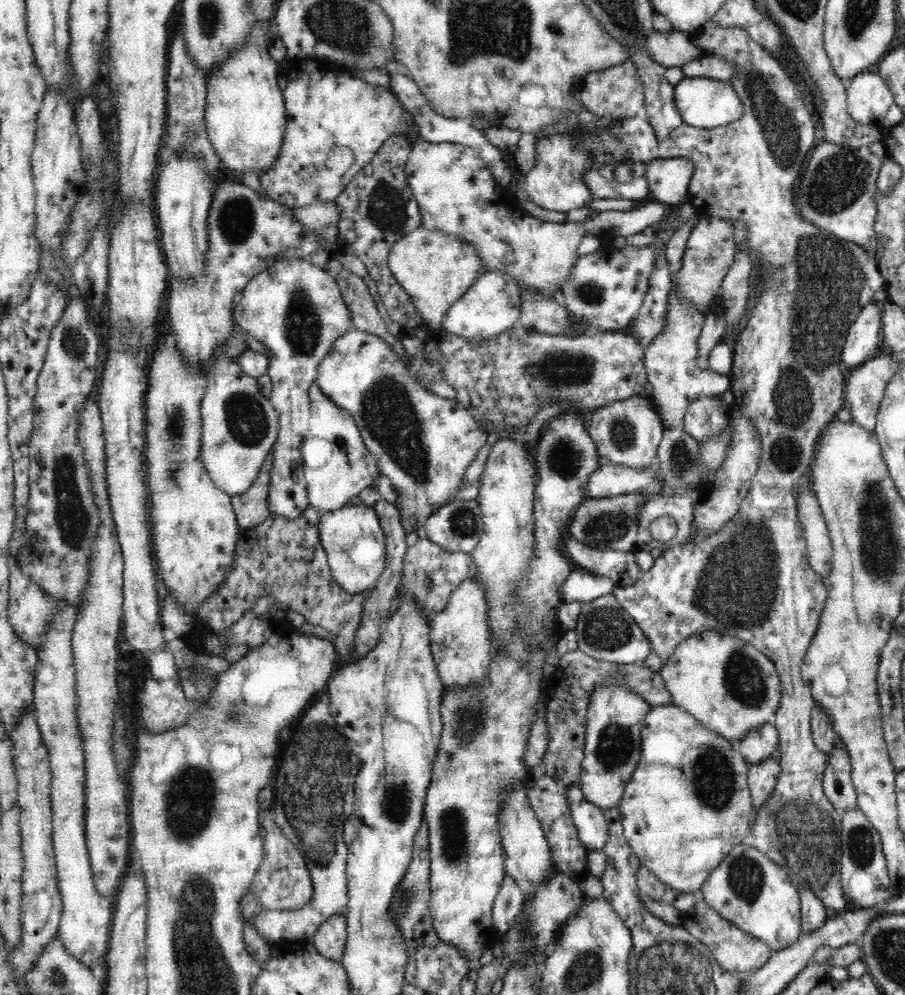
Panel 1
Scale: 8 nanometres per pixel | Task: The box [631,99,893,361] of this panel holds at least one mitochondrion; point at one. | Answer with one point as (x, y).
(839, 180)

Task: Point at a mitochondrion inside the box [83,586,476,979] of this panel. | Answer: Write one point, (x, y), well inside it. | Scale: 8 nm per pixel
(313, 796)

